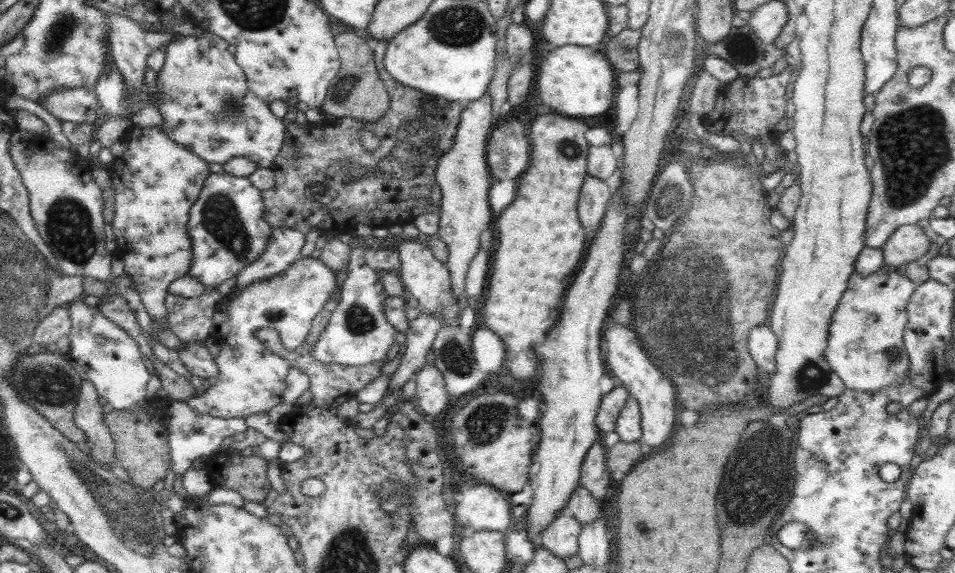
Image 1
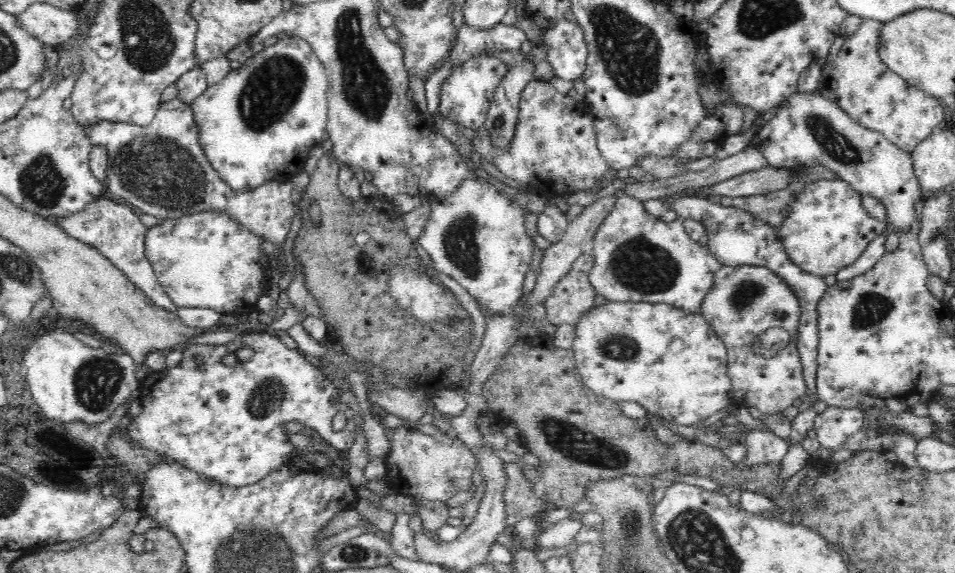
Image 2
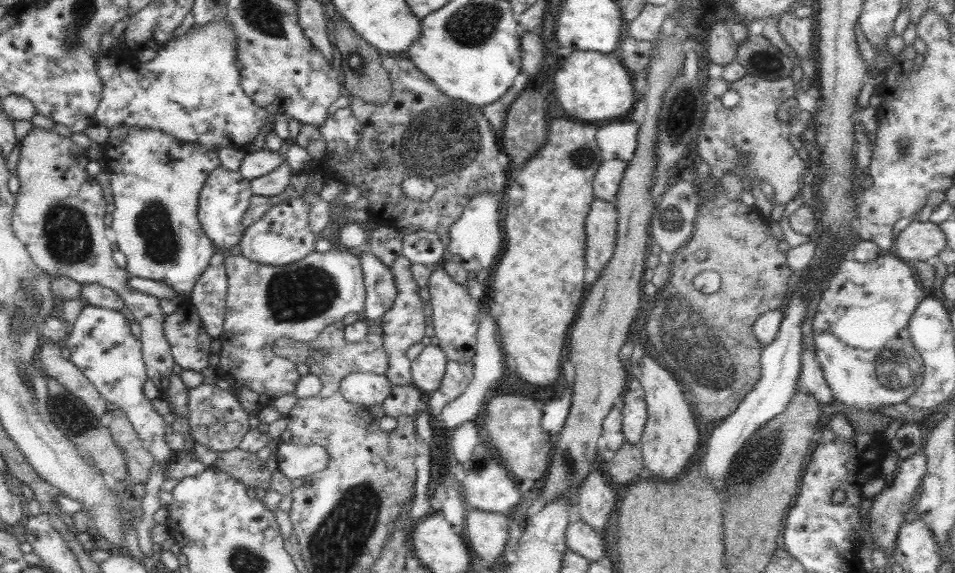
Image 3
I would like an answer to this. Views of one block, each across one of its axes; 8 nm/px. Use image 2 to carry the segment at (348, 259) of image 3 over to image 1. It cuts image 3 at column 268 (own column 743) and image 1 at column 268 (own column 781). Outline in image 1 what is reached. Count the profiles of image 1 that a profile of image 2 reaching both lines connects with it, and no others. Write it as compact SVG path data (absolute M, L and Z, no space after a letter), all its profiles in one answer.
M300 256L286 270L274 277L258 279L246 284L236 292L232 292L227 298L227 308L222 310L228 314L228 324L230 331L224 339L218 342L220 353L216 357L215 362L218 367L218 375L216 375L216 384L208 388L203 396L193 397L187 404L195 411L200 413L211 414L219 418L244 418L247 419L251 414L268 413L272 408L283 404L282 396L286 390L286 377L290 369L288 360L280 358L278 354L274 354L265 347L258 338L256 331L260 329L276 329L282 344L288 350L299 348L304 343L304 338L310 332L314 317L324 310L324 304L336 294L336 271L324 265L320 259L309 256Z

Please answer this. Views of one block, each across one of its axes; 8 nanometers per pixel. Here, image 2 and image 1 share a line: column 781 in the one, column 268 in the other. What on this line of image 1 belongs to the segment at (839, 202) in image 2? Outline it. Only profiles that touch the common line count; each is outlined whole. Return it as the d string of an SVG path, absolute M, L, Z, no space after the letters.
M210 173L188 218L192 239L192 266L188 275L205 286L219 286L242 268L258 259L270 241L272 227L264 220L261 191L247 177L230 173Z

